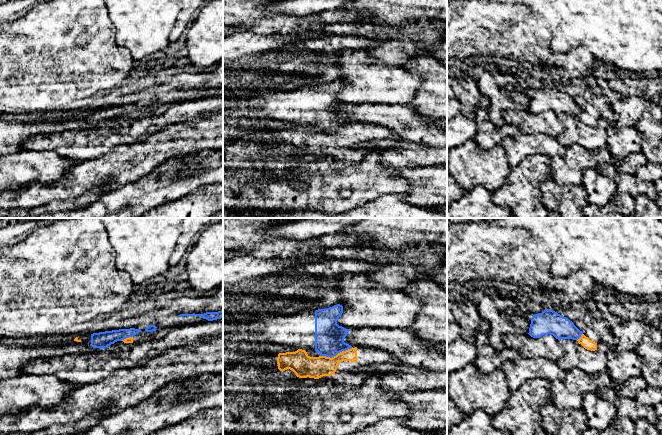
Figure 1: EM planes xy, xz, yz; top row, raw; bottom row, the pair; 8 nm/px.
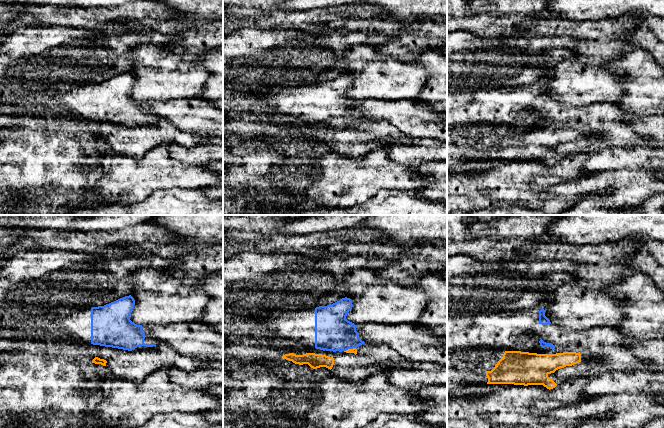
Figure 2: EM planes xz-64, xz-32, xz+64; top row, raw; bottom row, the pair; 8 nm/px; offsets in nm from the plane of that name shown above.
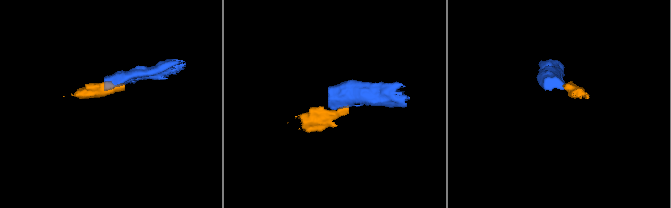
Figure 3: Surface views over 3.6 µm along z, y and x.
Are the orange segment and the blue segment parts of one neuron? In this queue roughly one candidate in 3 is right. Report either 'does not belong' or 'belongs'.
does not belong

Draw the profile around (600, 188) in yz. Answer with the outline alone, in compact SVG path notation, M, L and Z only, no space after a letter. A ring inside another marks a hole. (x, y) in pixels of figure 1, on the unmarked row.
M586 168L583 171L582 185L588 195L588 202L602 209L616 194L616 180L600 174L596 168Z

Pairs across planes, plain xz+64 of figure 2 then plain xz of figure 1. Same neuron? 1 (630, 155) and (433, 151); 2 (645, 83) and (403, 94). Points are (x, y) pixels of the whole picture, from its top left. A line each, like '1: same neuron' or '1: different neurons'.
1: same neuron
2: different neurons

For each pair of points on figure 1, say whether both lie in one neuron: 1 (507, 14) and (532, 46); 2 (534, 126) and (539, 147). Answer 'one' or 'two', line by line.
1: one
2: two

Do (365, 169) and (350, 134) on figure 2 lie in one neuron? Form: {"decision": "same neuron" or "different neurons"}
{"decision": "different neurons"}

